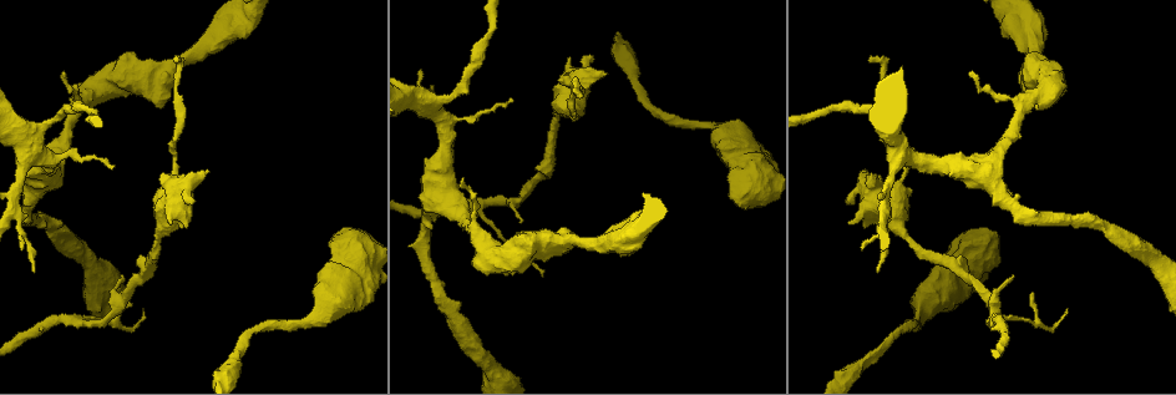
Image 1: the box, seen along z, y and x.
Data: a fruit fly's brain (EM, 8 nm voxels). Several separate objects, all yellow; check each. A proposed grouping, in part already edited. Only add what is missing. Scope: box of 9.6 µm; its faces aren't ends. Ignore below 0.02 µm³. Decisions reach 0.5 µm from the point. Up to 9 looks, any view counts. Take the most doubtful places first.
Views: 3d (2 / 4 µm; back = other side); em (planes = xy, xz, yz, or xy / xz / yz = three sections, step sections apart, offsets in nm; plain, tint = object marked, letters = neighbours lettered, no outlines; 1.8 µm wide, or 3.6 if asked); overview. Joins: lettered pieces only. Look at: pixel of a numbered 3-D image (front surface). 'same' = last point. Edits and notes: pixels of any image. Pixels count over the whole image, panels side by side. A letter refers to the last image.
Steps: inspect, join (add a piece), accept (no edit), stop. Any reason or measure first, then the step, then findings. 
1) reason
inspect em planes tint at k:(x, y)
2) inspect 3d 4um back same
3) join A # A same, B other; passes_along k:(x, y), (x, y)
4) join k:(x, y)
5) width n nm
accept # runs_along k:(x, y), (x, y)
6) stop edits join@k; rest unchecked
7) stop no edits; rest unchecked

thick end
inspect 3d 4um at 1:(862, 170)

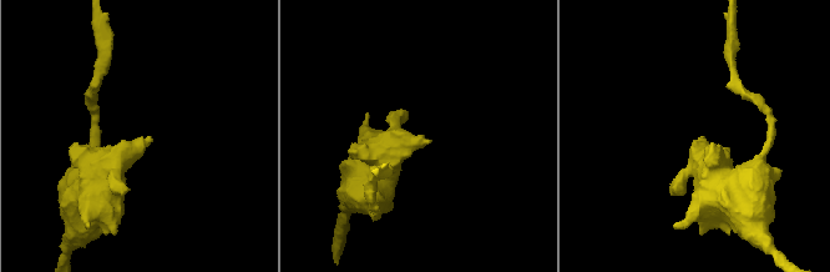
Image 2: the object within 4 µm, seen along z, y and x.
need the tissue
inspect em planes plain at 2:(429, 141)

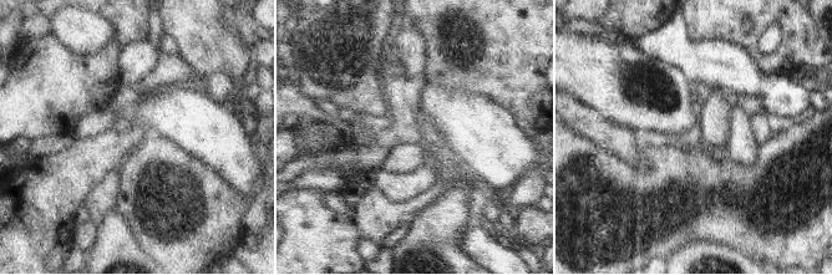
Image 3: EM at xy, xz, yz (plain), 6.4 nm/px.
inspect em planes letters same

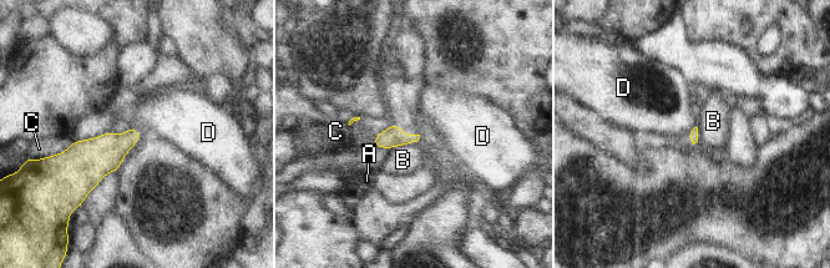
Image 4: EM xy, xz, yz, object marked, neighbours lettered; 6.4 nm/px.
accept # A other, B other, C other, D other; border 4:(416, 141), (391, 148); none of them fits

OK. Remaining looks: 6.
thin end
inspect 3d 4um at 1:(970, 71)

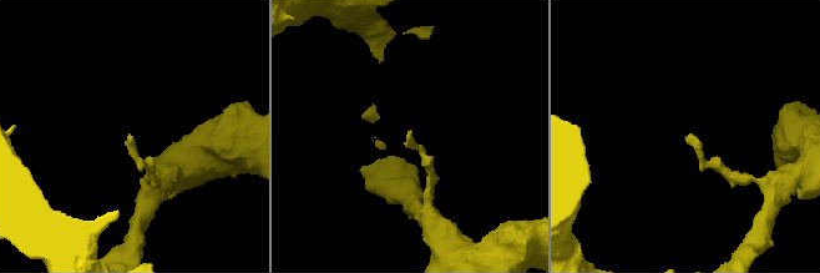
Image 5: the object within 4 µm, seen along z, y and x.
need the tissue
inspect em planes tint at 5:(689, 135)

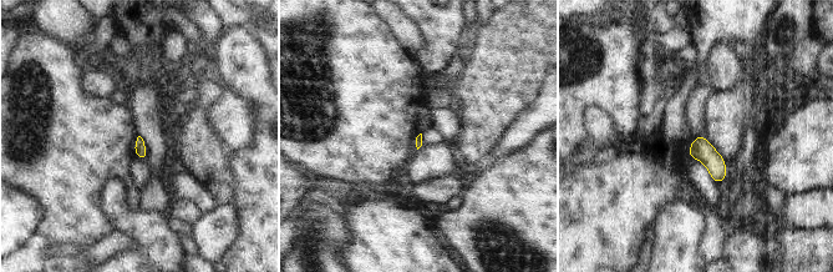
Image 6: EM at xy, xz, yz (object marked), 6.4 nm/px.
what lies round it
inspect em planes letters same

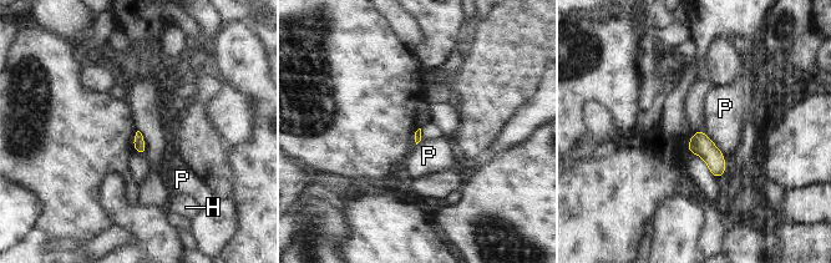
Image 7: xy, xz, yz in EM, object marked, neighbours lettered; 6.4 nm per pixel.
accept # H other, P other; none of them fits

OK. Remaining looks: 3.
end of a long branch
inspect em planes letters at 1:(175, 62)

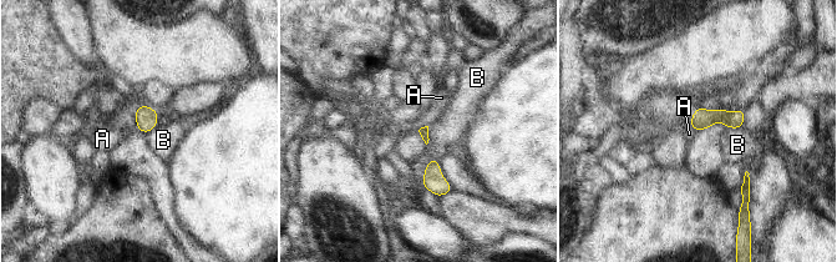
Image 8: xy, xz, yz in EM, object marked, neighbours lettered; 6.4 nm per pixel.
longest_contact B 190 nm
accept # A other, B other; no lettered piece goes on from it

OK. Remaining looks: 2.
free end
inspect em 3.6um planes letters at 1:(121, 274)

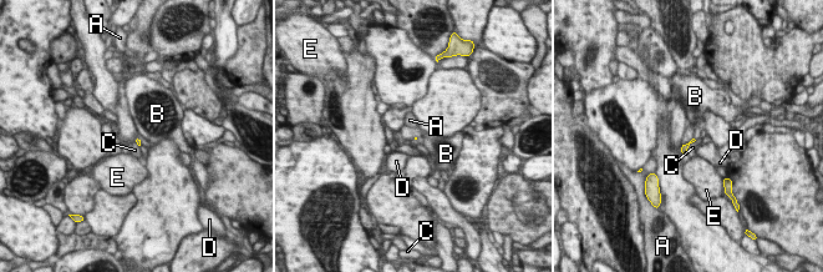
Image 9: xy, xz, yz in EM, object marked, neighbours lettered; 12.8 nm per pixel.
longest_contact C 200 nm
accept # A other, B other, C other, D other, E other; border 9:(696, 140), (686, 151); no lettered piece goes on from it

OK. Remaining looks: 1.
stop no edits; rest unchecked

